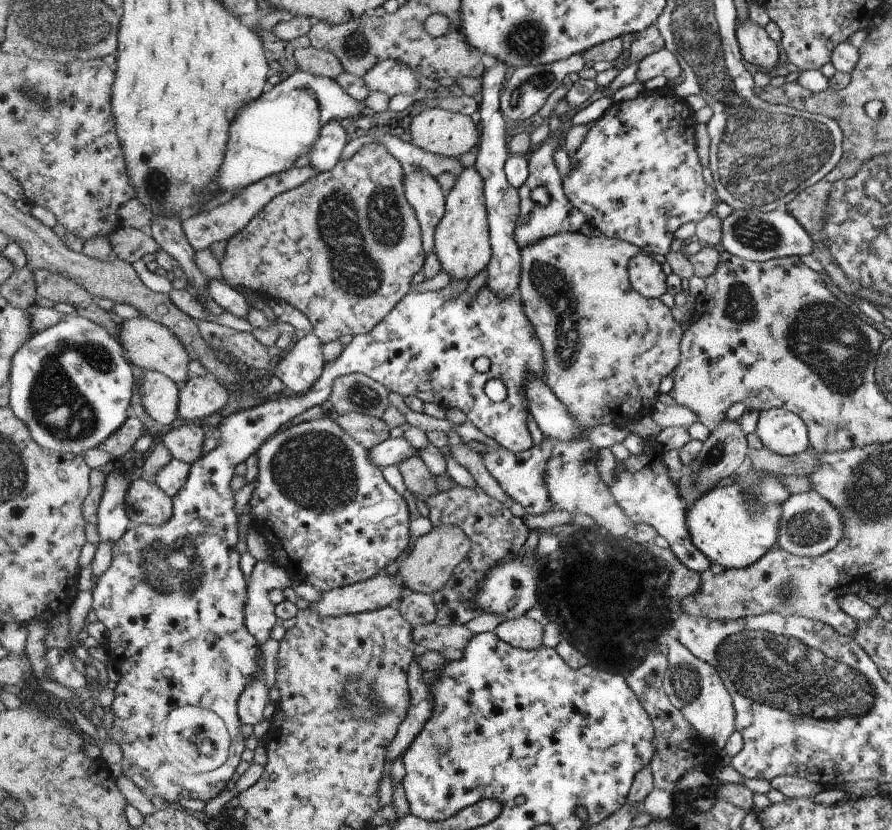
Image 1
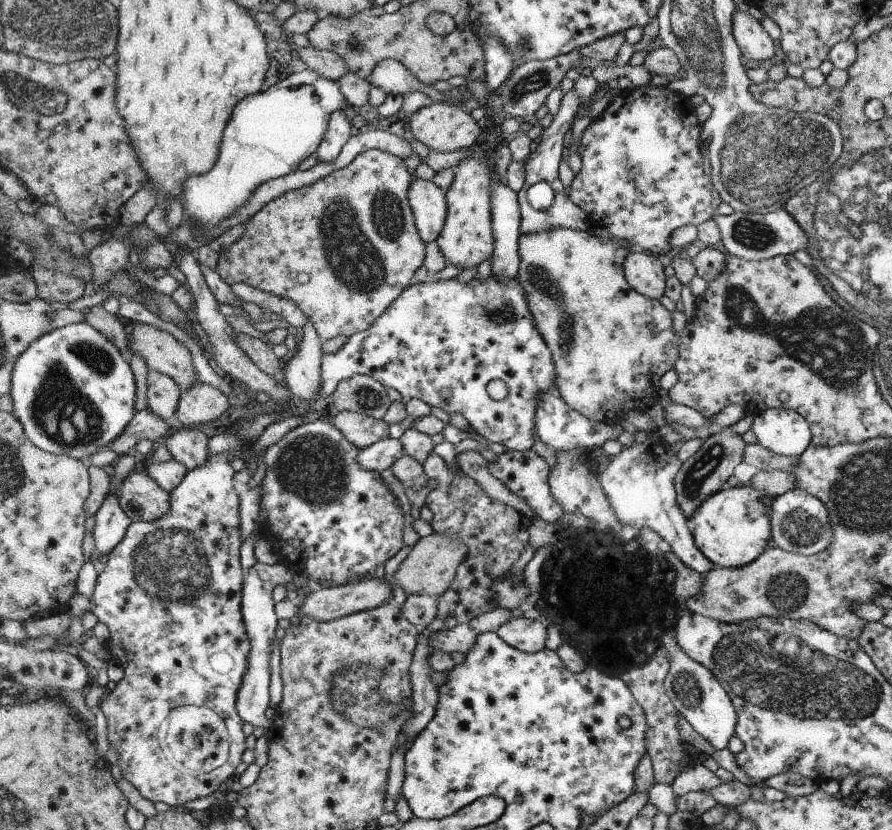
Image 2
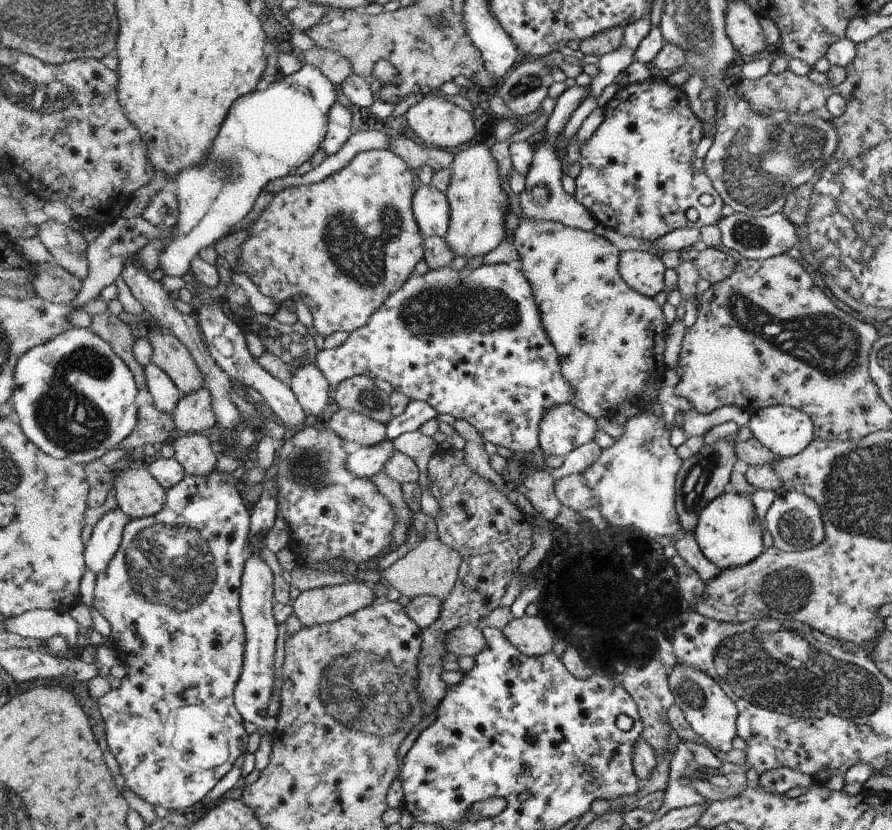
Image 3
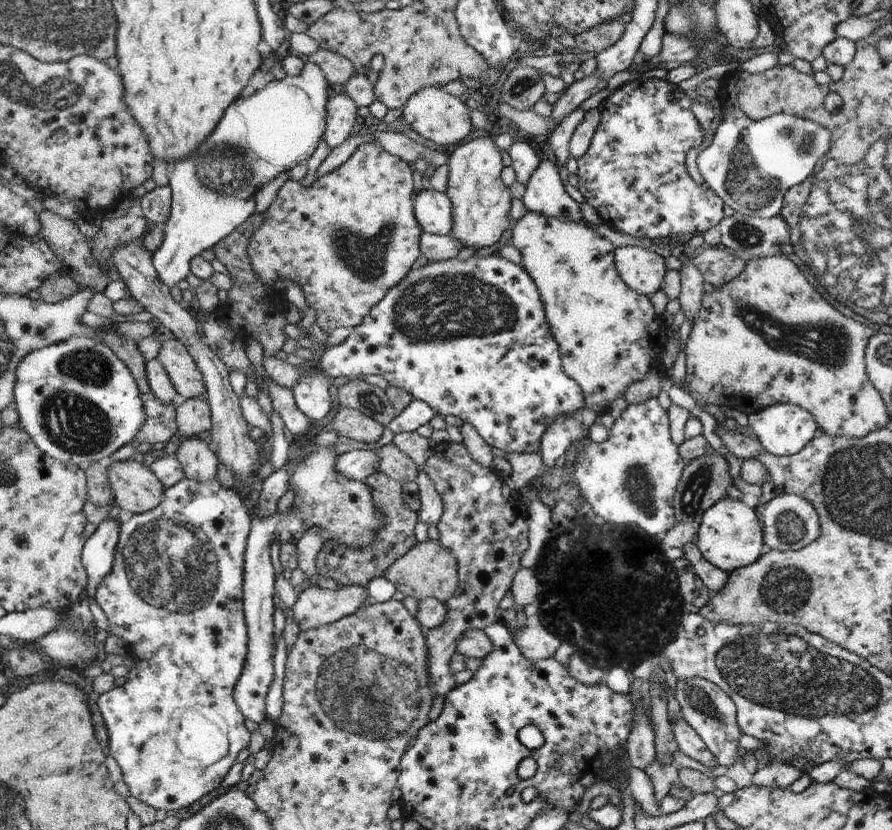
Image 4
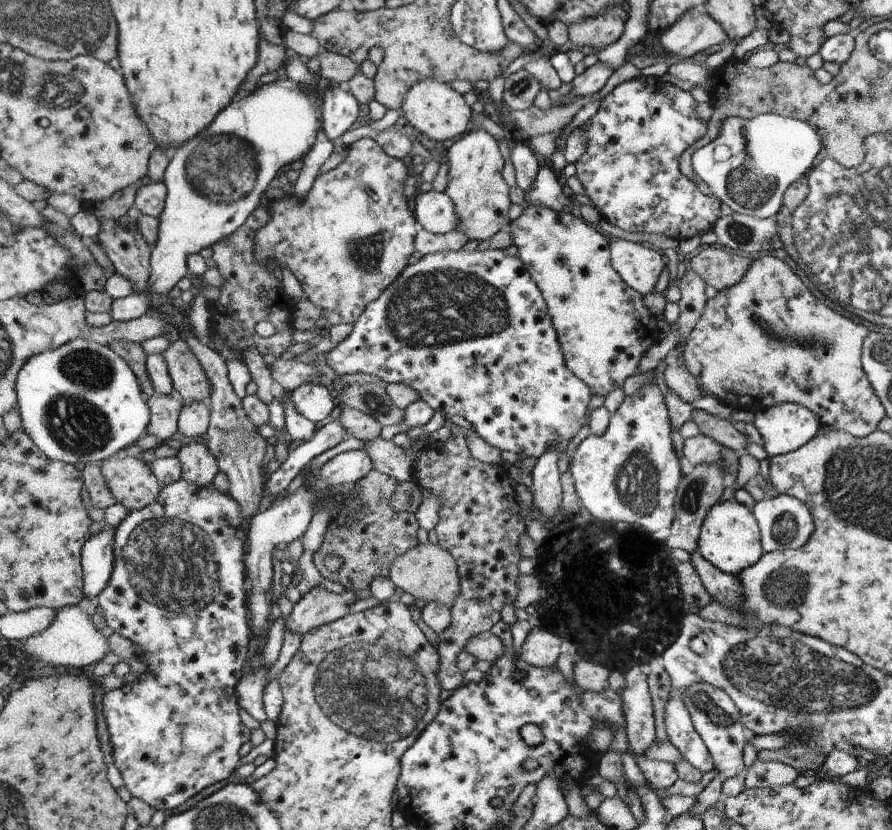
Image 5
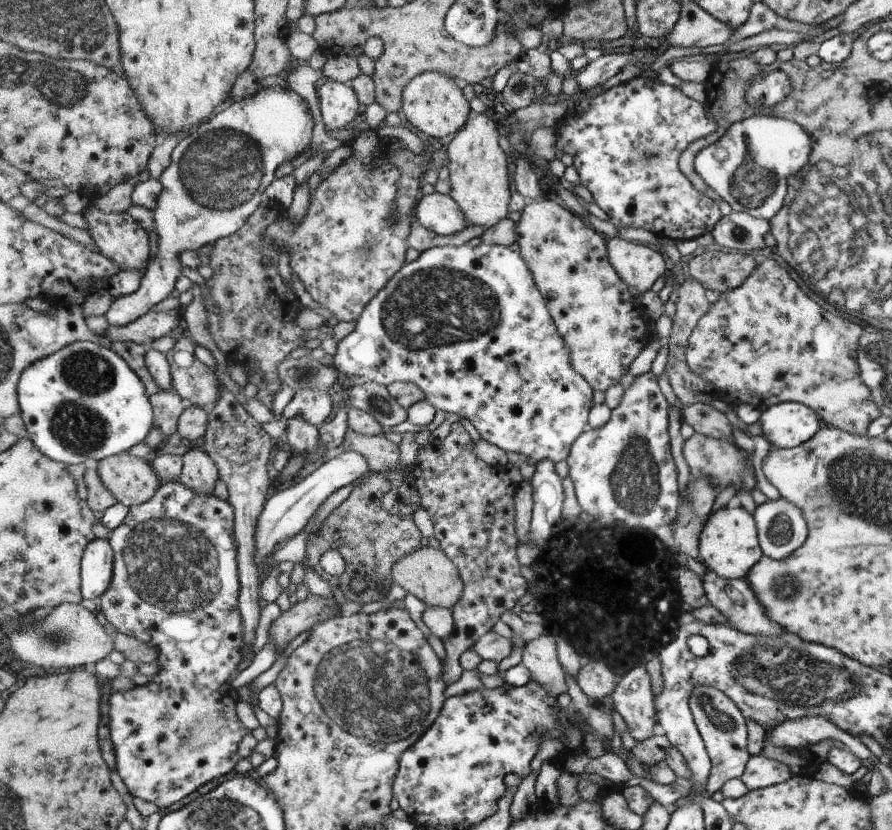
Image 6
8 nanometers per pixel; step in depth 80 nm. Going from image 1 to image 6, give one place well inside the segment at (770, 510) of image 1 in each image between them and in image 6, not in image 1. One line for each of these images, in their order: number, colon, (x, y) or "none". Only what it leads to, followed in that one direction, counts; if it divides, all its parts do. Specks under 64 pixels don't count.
2: (731, 527)
3: (728, 531)
4: (729, 536)
5: (729, 538)
6: (728, 544)

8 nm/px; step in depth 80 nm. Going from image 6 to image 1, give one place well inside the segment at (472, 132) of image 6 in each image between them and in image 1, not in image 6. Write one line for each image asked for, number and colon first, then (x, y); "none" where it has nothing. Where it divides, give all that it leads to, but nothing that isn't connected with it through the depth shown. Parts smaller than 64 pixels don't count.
1: (462, 244)
2: (466, 240)
3: (476, 201)
4: (481, 203)
5: (476, 187)

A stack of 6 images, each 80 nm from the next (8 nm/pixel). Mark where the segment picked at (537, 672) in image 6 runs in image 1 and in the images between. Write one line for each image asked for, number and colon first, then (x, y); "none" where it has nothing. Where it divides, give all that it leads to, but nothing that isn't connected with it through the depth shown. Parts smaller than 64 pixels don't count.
1: (525, 633)
2: (529, 635)
3: (530, 635)
4: (535, 643)
5: (541, 648)

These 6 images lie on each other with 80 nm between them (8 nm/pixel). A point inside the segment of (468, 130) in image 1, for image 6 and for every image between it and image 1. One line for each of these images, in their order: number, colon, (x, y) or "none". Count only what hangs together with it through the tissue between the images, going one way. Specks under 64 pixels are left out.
2: (444, 128)
3: (436, 121)
4: (436, 115)
5: (432, 107)
6: (432, 102)

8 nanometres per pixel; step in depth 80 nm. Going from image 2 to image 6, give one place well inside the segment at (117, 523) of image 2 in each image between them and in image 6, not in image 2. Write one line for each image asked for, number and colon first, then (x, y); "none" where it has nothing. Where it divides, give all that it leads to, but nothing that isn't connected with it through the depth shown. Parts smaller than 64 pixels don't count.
3: (105, 541)
4: (99, 553)
5: (98, 557)
6: (97, 565)

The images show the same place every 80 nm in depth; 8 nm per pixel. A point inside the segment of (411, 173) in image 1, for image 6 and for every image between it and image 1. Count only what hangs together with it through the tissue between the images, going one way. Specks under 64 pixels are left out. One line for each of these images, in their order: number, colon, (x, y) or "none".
2: (427, 200)
3: (431, 207)
4: (434, 209)
5: (436, 213)
6: (439, 213)

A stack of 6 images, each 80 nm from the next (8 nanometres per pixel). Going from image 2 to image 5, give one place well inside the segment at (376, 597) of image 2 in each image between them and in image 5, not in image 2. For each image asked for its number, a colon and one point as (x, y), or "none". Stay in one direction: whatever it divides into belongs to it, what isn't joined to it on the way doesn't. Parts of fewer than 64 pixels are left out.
3: (322, 605)
4: (315, 607)
5: (318, 606)

